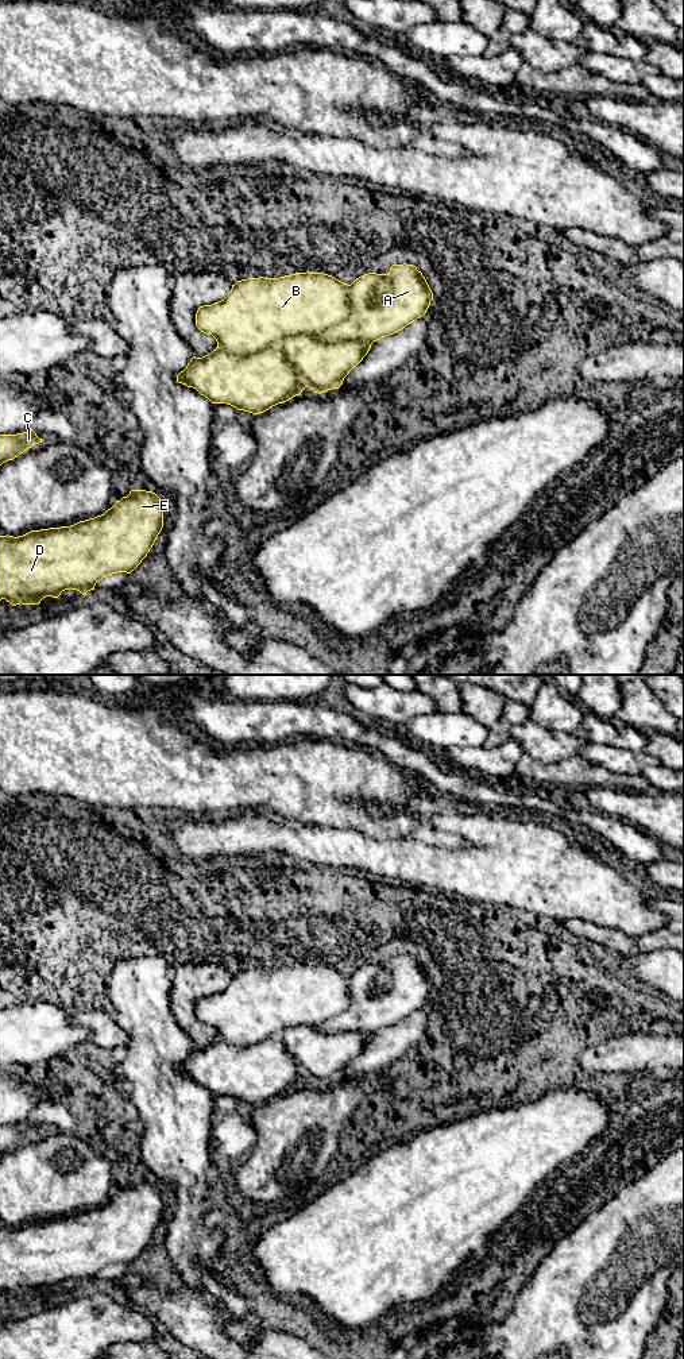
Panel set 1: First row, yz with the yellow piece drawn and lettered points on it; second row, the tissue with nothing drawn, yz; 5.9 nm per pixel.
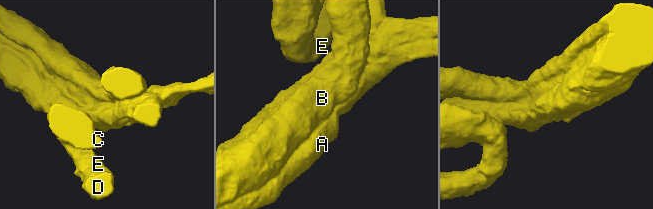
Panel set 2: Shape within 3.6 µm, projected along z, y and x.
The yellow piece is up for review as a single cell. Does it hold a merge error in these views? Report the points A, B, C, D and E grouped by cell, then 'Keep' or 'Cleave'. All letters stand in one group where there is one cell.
Groups: A B / C D E. Cleave

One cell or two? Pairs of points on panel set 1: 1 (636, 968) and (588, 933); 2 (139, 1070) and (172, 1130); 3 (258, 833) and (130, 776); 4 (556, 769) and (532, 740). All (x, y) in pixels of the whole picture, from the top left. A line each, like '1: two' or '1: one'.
1: two
2: one
3: two
4: two

